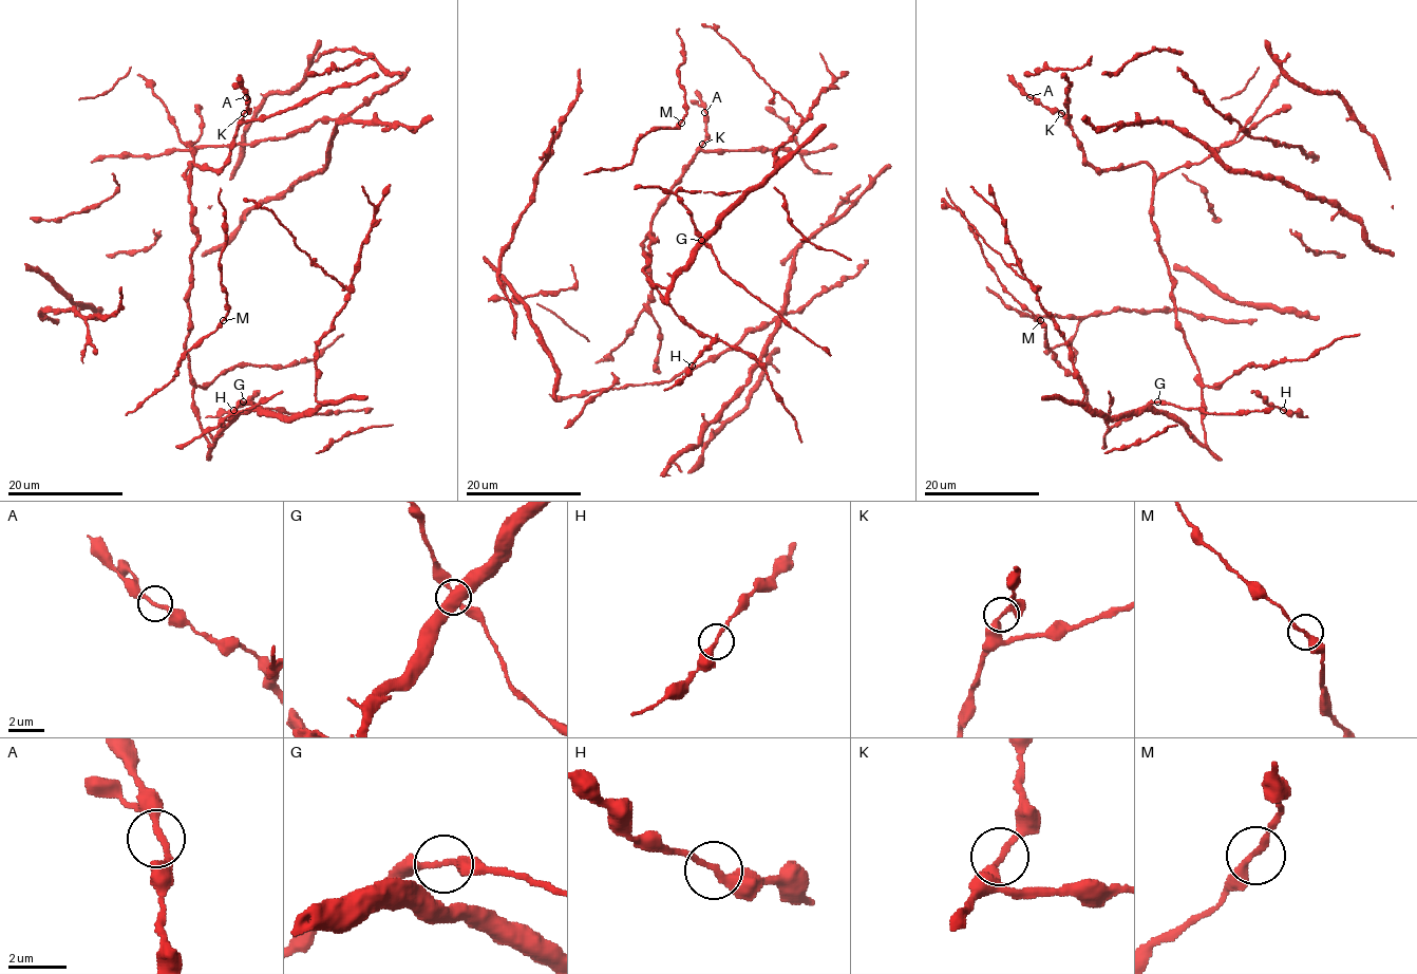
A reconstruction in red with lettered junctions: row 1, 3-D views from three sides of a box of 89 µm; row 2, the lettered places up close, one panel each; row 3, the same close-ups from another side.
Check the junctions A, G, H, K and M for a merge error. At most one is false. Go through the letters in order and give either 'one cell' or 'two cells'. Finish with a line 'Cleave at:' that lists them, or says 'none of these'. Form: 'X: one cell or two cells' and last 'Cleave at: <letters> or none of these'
A: one cell
G: one cell
H: one cell
K: one cell
M: one cell
Cleave at: none of these

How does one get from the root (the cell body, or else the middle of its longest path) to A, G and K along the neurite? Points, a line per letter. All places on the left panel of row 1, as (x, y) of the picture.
A: (204, 435), (186, 350), (197, 241), (190, 168), (192, 162), (219, 169), (227, 161), (246, 97)
G: (204, 435), (211, 445), (245, 410), (244, 401)
K: (204, 435), (186, 350), (197, 241), (190, 168), (192, 162), (219, 169), (227, 161), (244, 113)

